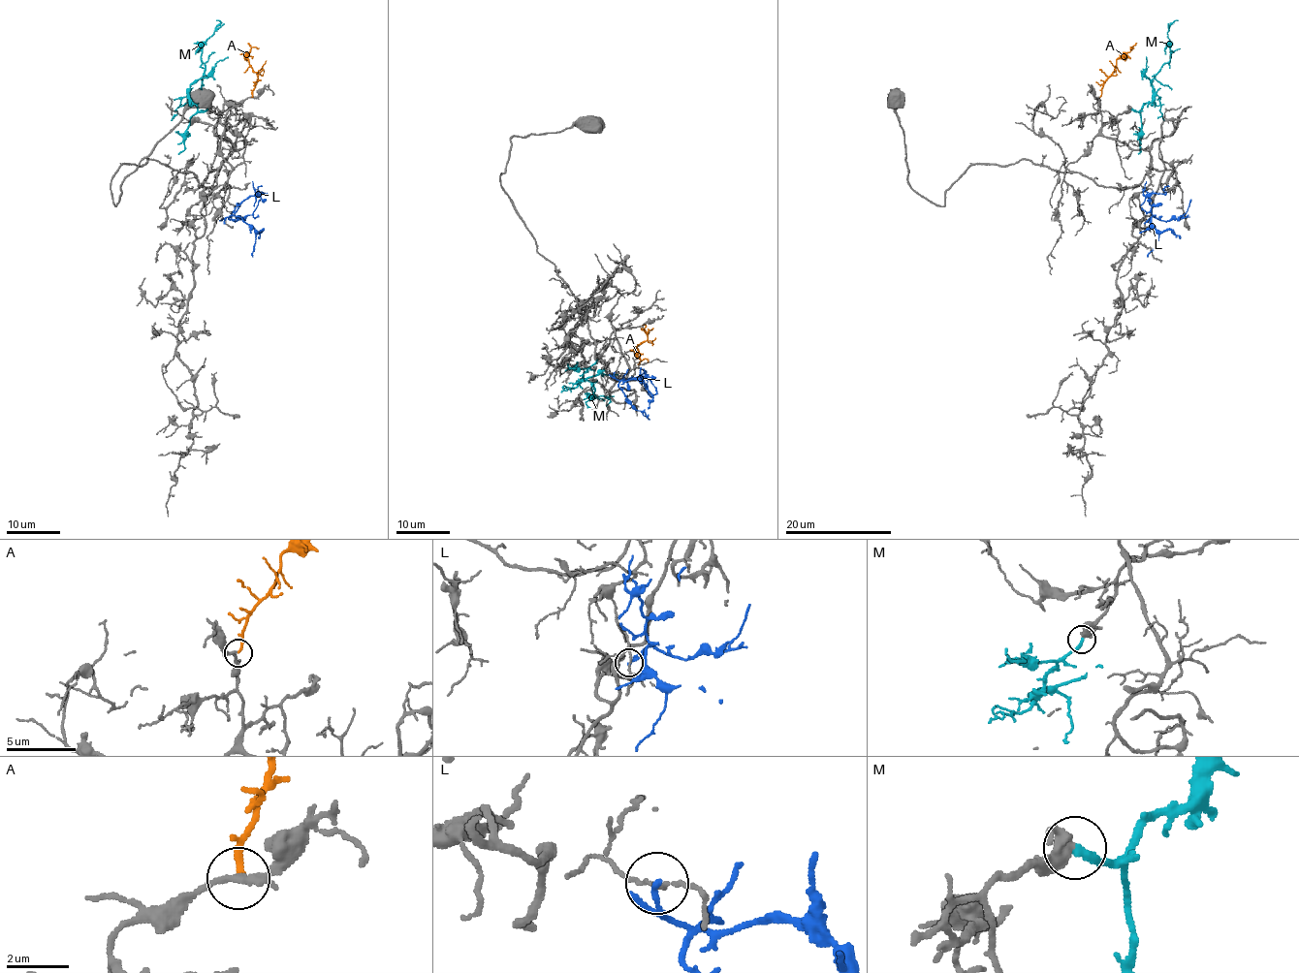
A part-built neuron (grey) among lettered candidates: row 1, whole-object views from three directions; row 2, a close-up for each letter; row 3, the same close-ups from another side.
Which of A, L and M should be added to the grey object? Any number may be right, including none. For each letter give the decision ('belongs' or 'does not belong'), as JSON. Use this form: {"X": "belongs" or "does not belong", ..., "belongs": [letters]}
{"A": "belongs", "L": "does not belong", "M": "belongs", "belongs": ["A", "M"]}

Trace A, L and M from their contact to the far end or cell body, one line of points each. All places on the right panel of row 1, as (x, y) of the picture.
A: (1100, 97), (1103, 82), (1115, 71), (1118, 59), (1122, 59), (1130, 47), (1133, 48)
L: (1144, 222), (1152, 215), (1148, 196), (1166, 193), (1164, 189), (1169, 186)
M: (1132, 109), (1139, 110), (1152, 100), (1152, 78), (1169, 61), (1168, 28), (1177, 20)

